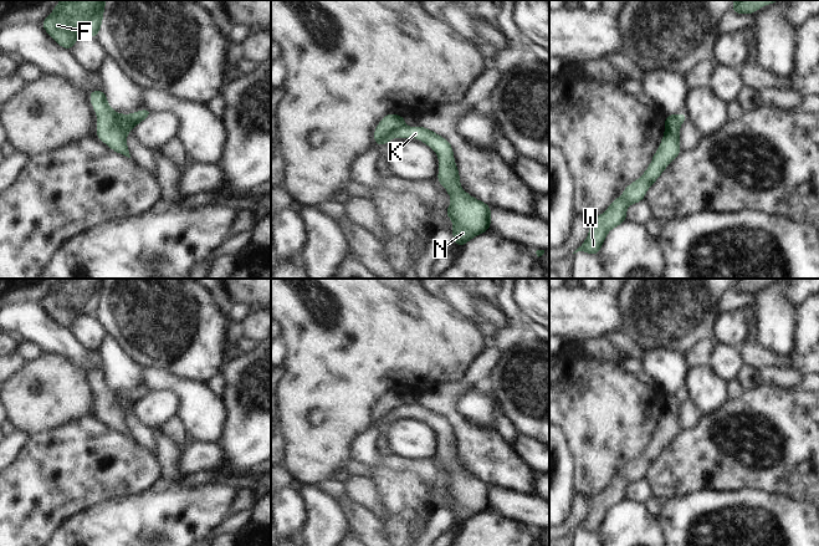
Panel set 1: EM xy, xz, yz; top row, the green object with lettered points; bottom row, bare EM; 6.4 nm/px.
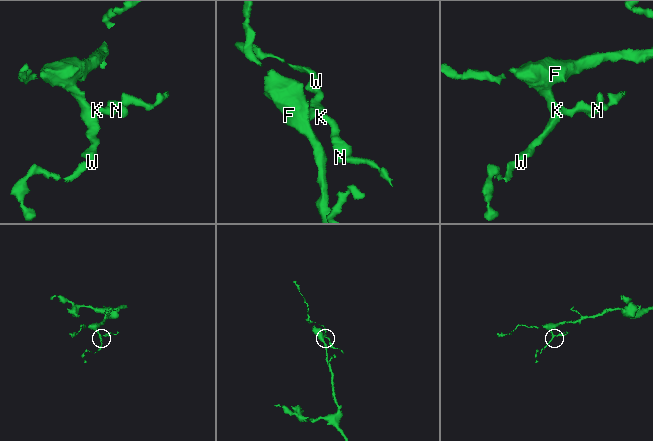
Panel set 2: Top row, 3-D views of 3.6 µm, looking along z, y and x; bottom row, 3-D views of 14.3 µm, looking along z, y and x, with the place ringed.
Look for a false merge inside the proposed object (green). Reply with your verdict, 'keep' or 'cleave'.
cleave

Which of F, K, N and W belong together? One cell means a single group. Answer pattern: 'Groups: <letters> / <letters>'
Groups: F W / K N

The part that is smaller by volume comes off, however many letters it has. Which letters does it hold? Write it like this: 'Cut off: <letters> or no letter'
Cut off: K, N

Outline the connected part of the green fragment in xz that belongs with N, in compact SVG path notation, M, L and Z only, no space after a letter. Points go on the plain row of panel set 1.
M423 404L403 407L399 410L399 415L418 417L439 435L436 458L451 475L451 481L445 494L452 499L454 522L464 525L475 515L486 511L491 506L491 485L472 476L471 473L461 466L451 422Z

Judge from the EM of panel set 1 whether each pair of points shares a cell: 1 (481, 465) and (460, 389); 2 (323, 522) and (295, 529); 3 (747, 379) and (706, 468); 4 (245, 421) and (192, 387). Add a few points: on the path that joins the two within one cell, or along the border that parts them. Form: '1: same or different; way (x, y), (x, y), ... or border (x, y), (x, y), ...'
1: same; way (479, 447), (465, 433), (454, 416), (452, 408)
2: different; border (305, 496), (308, 520), (302, 532)
3: different; border (763, 382), (745, 391)
4: different; border (224, 397), (229, 421), (221, 439)

